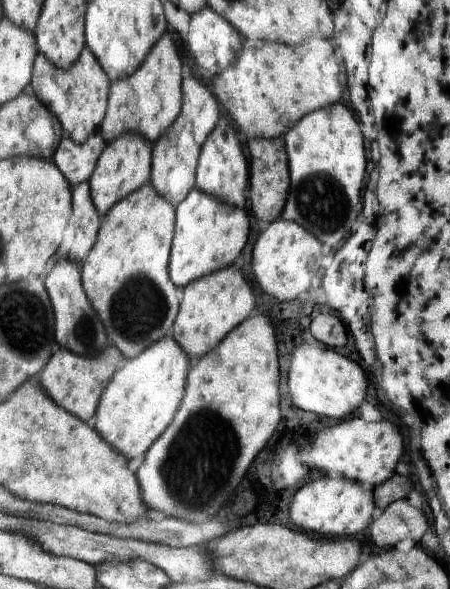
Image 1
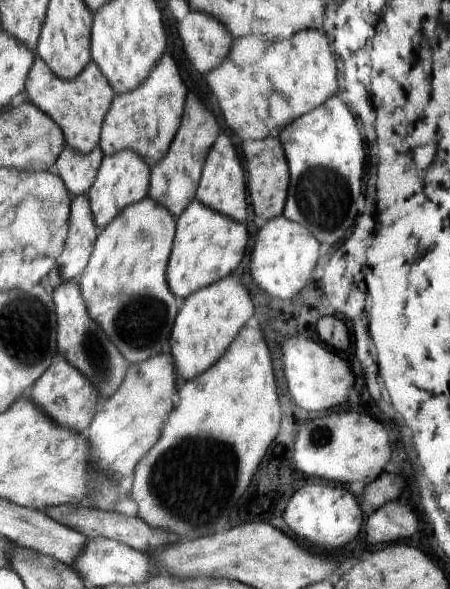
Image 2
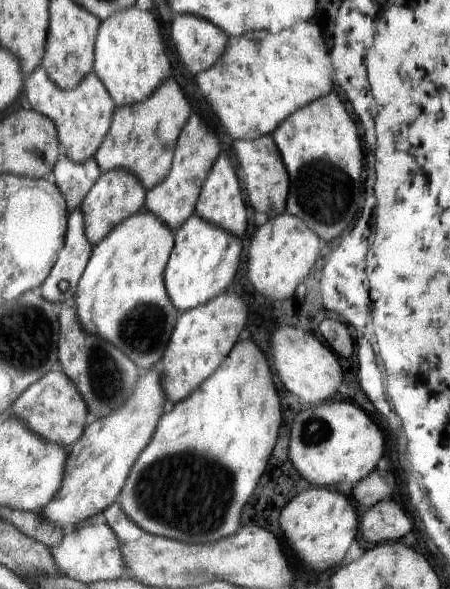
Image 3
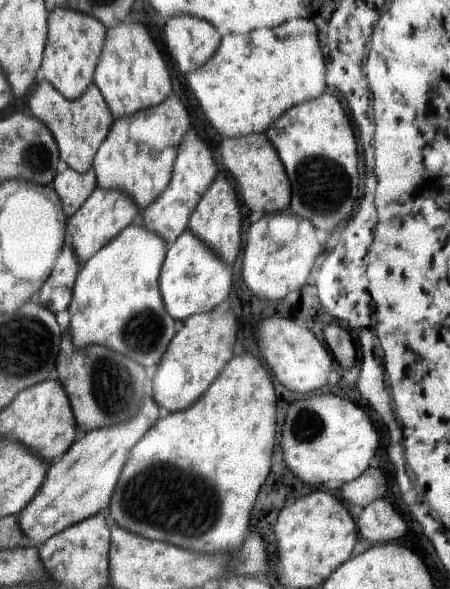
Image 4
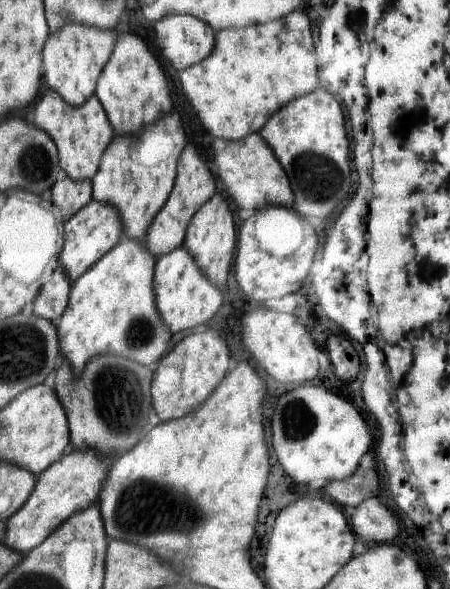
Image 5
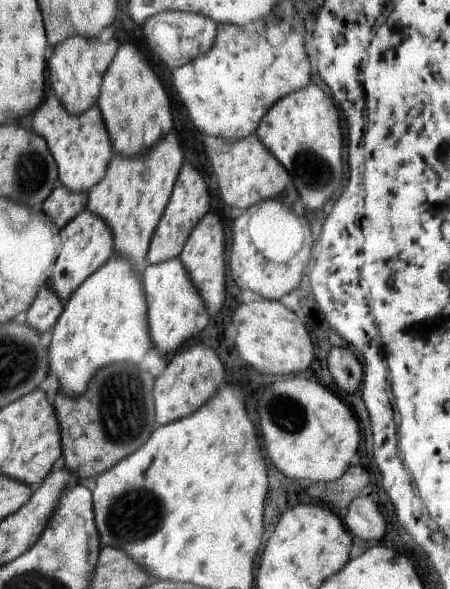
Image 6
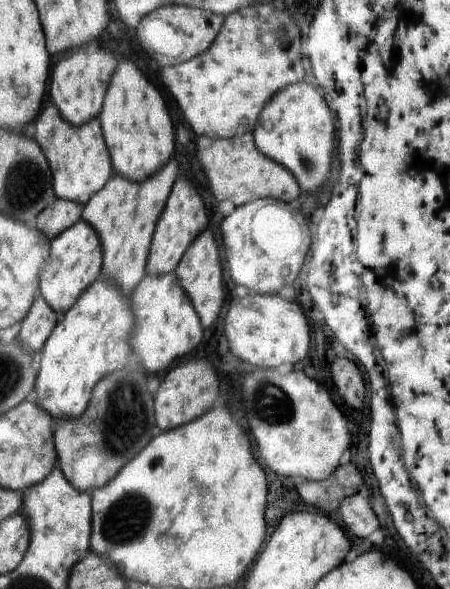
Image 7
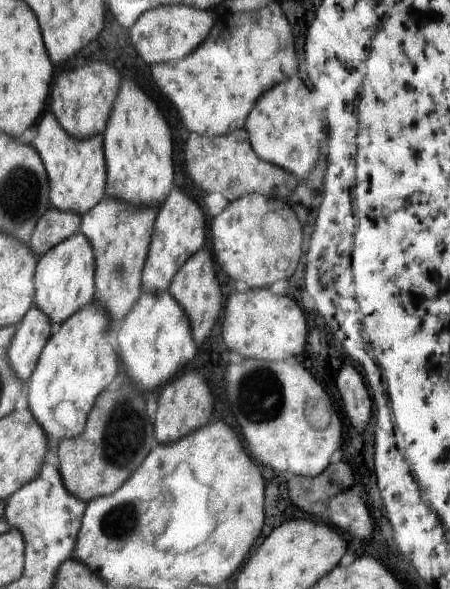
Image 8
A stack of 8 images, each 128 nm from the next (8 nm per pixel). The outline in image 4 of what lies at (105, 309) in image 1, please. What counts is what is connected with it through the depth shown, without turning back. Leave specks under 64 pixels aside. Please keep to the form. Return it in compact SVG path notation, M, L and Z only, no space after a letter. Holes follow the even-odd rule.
M141 221L132 223L122 230L112 242L98 250L78 272L68 308L71 315L68 328L72 342L78 350L86 346L98 345L109 348L120 355L126 355L143 367L158 364L170 341L177 333L177 320L174 320L162 302L158 280L166 256L167 246L158 234L148 230Z

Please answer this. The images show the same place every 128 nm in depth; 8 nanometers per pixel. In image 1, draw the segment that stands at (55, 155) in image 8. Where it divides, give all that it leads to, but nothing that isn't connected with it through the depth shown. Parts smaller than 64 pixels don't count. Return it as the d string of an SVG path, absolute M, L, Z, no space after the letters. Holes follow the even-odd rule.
M87 45L71 68L63 70L52 65L40 52L33 63L31 77L35 96L58 118L63 133L76 143L84 143L92 133L97 132L107 112L107 99L111 82L98 60Z

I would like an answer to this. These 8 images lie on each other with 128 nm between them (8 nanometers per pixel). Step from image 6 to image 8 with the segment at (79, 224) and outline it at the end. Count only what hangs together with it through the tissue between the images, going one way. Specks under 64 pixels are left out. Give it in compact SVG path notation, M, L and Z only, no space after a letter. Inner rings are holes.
M82 231L50 248L37 262L33 280L34 302L36 308L46 314L50 324L62 324L84 306L95 302L94 264L94 250Z

